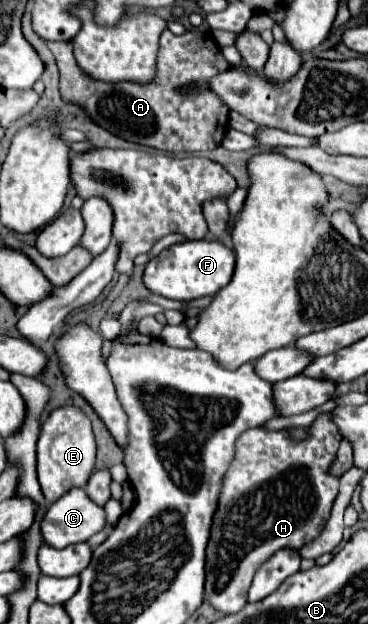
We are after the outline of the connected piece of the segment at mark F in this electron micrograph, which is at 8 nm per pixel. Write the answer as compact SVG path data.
M200 239L200 241L182 241L160 255L152 257L144 269L144 285L148 291L176 299L176 301L192 301L206 295L214 295L220 291L234 273L234 251L228 249L222 241Z

